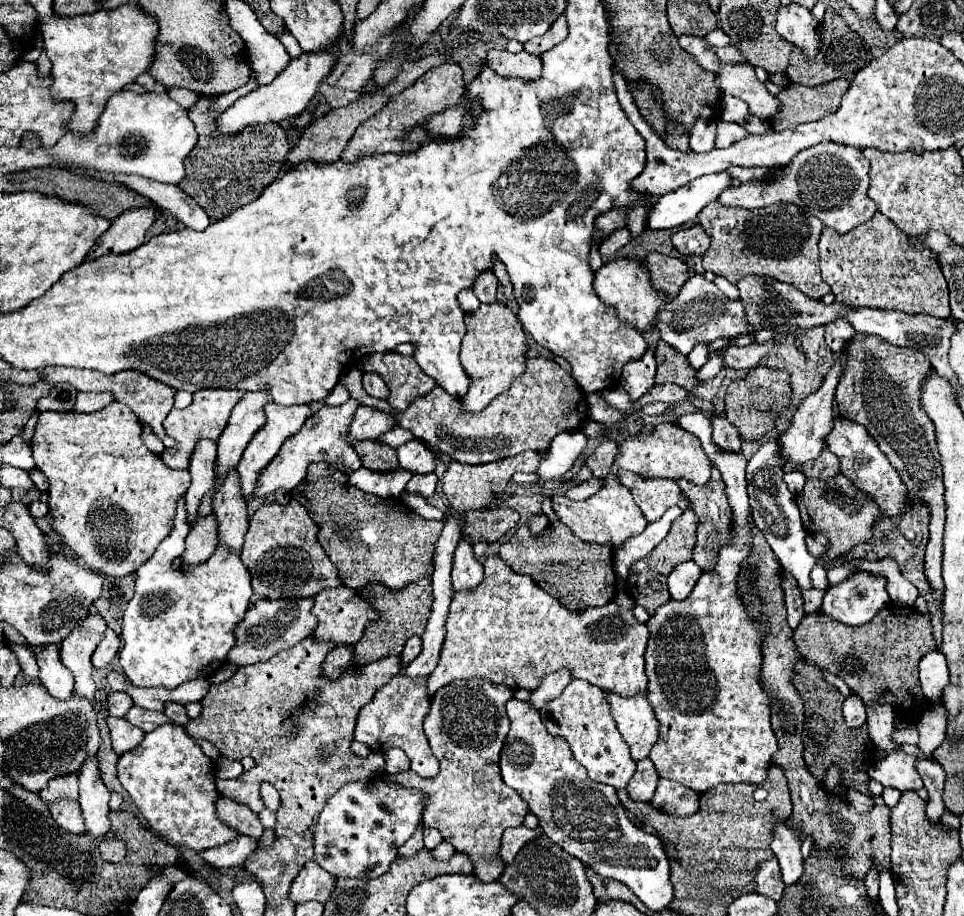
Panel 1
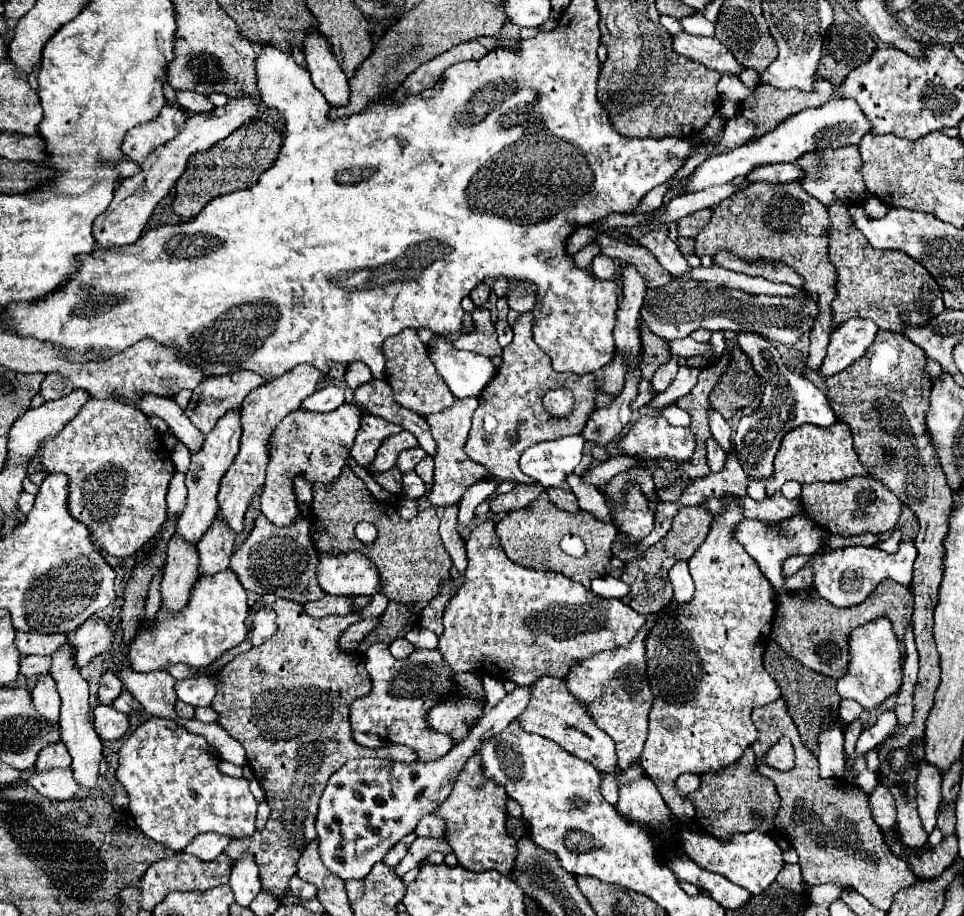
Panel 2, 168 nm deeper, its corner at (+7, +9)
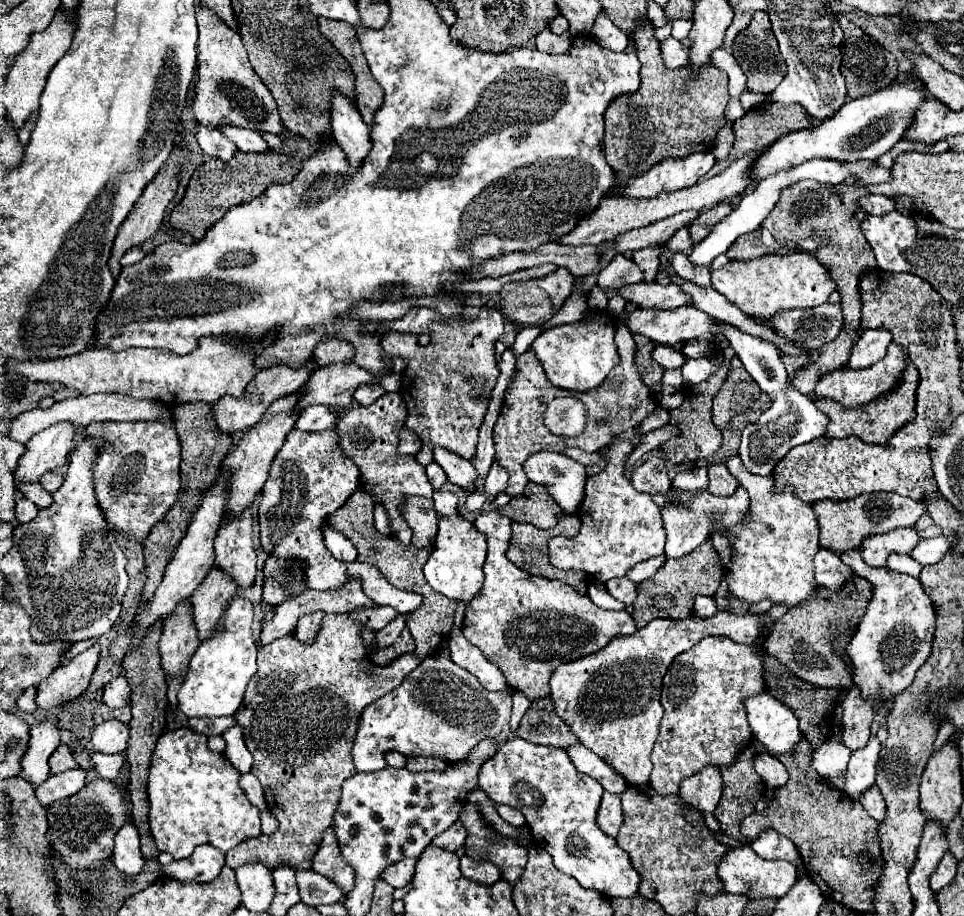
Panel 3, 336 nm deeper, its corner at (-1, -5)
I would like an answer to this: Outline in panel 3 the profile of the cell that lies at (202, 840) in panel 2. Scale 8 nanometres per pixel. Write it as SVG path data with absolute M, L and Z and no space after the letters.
M197 846L195 852L185 858L161 866L165 876L183 880L183 882L211 882L219 876L225 864L225 854L213 846Z

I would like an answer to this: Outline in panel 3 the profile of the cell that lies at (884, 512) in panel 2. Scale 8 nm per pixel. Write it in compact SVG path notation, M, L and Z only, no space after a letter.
M877 492L877 494L861 494L855 500L823 500L813 504L813 512L819 522L821 538L819 544L825 548L831 548L835 554L843 554L845 550L859 548L861 540L865 536L875 536L875 534L887 534L897 528L907 528L915 526L915 522L925 514L925 504L899 496L899 494L889 494L889 492Z

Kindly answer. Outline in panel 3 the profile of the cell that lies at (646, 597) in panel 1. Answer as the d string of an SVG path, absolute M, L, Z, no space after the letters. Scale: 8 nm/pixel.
M705 540L699 548L689 552L687 556L681 556L677 560L667 560L653 578L637 584L637 600L633 604L633 620L637 628L647 626L655 618L673 618L681 620L691 616L693 608L693 598L697 594L713 596L719 588L719 582L723 578L723 568L721 560L717 556L717 550L713 548L711 540Z

